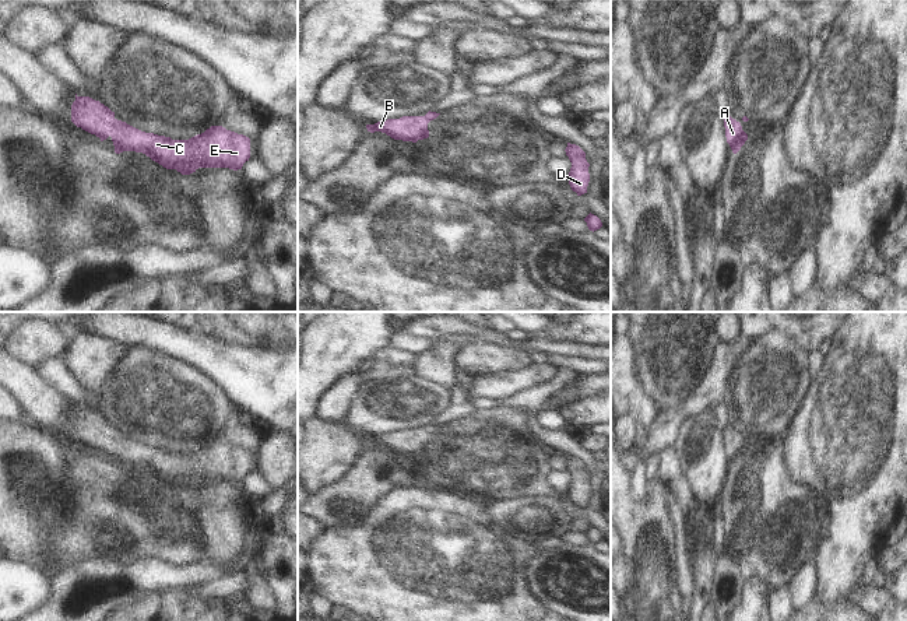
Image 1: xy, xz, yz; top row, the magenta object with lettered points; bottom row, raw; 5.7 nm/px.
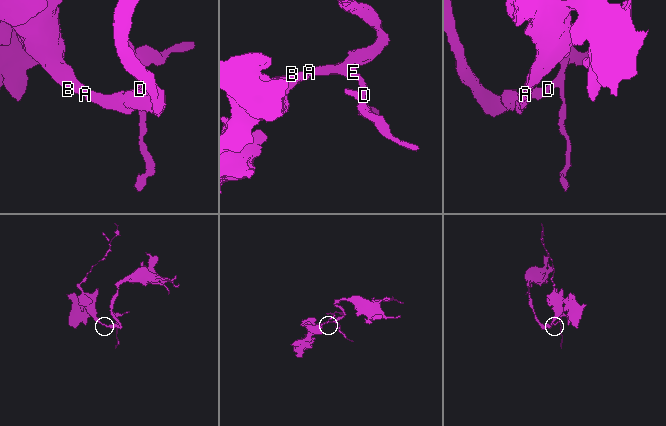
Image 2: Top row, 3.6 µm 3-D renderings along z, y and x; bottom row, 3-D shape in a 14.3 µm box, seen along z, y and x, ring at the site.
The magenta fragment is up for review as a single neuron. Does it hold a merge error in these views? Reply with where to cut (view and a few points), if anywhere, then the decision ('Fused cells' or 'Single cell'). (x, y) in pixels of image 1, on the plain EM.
No split. Single cell

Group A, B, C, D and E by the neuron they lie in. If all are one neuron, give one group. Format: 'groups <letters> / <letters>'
groups A B C D E

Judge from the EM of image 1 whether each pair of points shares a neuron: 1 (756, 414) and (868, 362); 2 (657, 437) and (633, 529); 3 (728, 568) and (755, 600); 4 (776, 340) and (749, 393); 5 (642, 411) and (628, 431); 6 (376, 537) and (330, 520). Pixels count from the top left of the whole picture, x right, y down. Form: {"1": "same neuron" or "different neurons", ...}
{"1": "different neurons", "2": "different neurons", "3": "different neurons", "4": "same neuron", "5": "different neurons", "6": "different neurons"}

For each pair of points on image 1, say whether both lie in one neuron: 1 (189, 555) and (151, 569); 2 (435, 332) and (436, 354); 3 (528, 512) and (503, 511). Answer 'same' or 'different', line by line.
1: different
2: different
3: same

